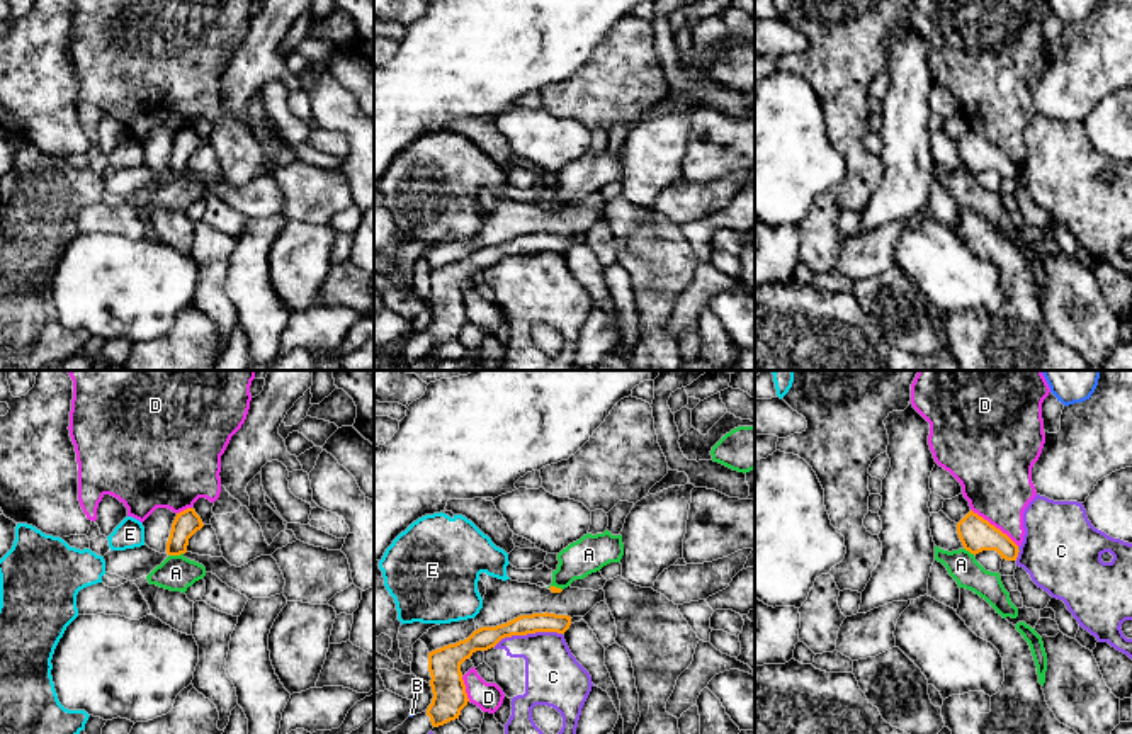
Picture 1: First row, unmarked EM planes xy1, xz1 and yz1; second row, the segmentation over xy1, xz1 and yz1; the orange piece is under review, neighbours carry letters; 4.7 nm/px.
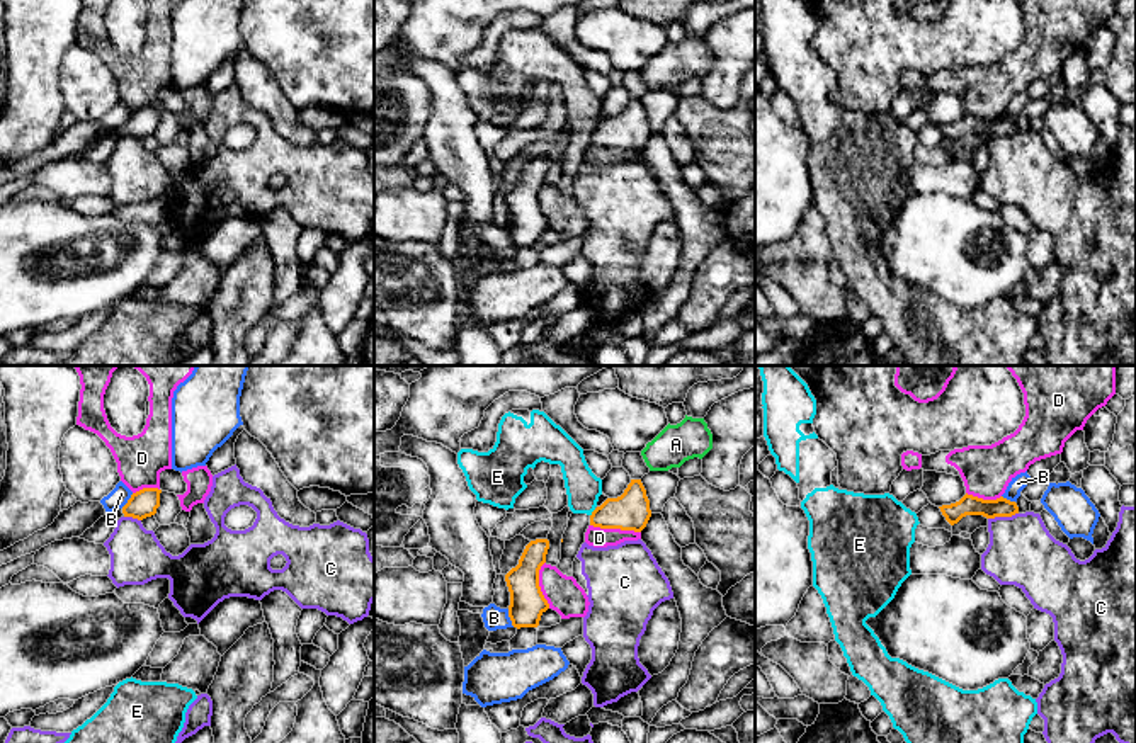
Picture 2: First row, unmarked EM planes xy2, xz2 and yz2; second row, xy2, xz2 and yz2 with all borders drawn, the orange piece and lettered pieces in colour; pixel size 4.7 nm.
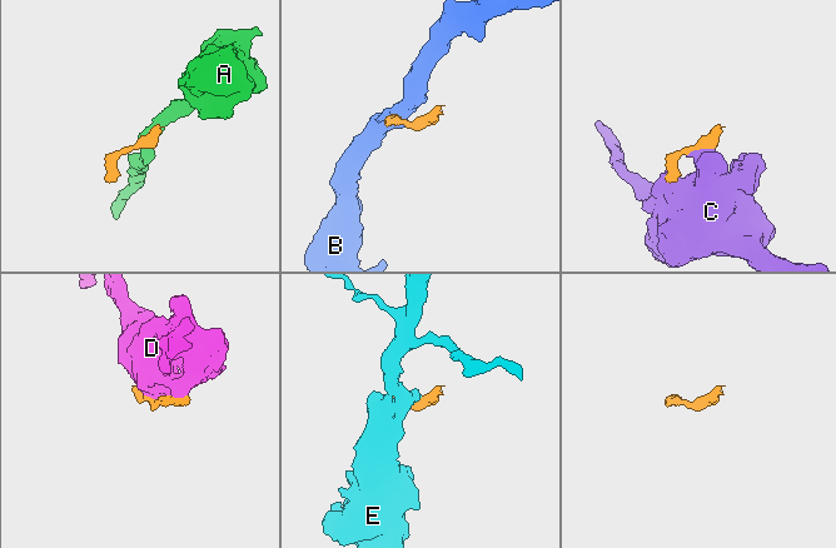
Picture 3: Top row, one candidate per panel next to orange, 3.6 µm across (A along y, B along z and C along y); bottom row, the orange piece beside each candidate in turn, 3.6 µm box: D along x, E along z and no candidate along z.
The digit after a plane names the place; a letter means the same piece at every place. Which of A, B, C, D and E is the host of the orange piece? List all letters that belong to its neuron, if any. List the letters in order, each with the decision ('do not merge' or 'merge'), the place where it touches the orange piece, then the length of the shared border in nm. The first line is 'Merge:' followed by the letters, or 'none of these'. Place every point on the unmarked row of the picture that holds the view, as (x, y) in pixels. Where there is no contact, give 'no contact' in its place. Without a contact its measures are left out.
Merge: none of these
A: do not merge; meets orange in xy1 at (175, 174); contact 70 nm long
B: do not merge; meets orange in xz2 at (509, 235); contact 90 nm long
C: do not merge; meets orange in xz1 at (527, 252); contact 340 nm long
D: do not merge; meets orange in xz2 at (616, 147); contact 240 nm long
E: do not merge; meets orange in xz2 at (592, 131); contact 50 nm long

